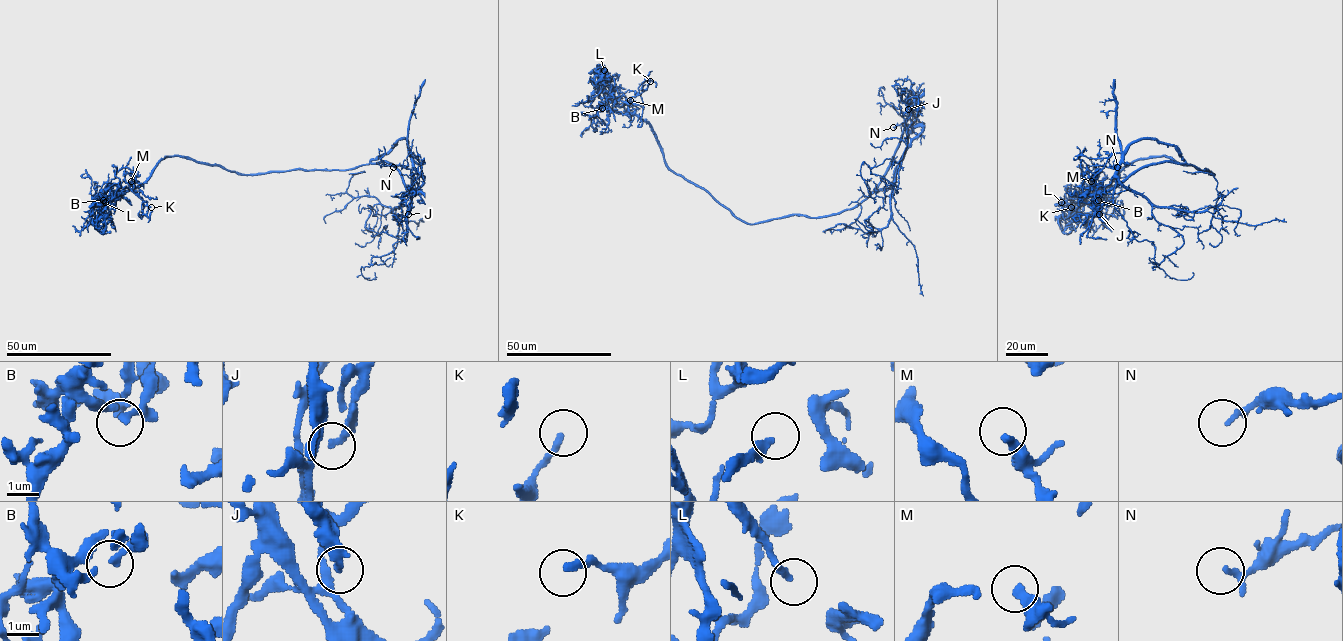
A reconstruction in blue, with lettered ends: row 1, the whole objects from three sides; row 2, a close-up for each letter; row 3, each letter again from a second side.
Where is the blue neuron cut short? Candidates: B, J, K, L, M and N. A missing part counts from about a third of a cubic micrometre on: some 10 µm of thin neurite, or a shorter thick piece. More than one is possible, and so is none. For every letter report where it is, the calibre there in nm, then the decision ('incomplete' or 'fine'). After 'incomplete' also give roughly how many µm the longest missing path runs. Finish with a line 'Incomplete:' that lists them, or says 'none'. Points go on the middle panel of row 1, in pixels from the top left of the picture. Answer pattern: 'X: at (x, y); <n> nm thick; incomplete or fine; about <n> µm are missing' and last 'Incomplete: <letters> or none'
B: at (602, 108); 170 nm thick; fine
J: at (908, 109); 240 nm thick; fine
K: at (650, 81); 200 nm thick; fine
L: at (604, 70); 260 nm thick; fine
M: at (630, 100); 240 nm thick; fine
N: at (893, 127); 190 nm thick; fine
Incomplete: none

